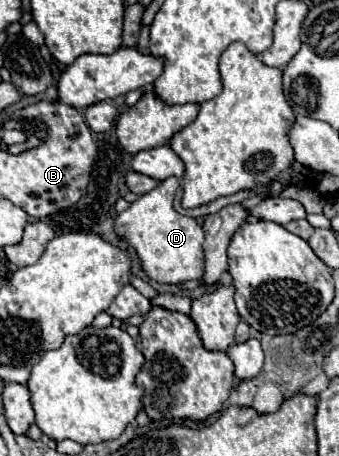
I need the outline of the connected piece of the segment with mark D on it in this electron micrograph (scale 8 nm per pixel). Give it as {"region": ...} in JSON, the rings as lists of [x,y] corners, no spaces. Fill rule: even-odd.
{"region":[[[169,176],[157,188],[135,200],[125,212],[115,218],[115,230],[123,236],[139,254],[143,270],[157,282],[181,284],[187,280],[197,280],[205,272],[205,252],[203,226],[189,216],[179,214],[173,208],[175,190],[179,188],[179,178]]]}

